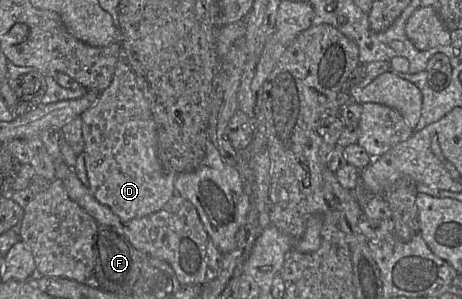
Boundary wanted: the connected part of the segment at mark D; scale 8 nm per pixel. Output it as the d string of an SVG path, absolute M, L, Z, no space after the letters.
M124 57L116 64L111 84L101 92L97 103L84 111L80 117L89 190L96 200L108 206L124 221L142 218L160 211L175 195L174 182L177 174L165 171L160 163L157 154L157 127L150 105Z

